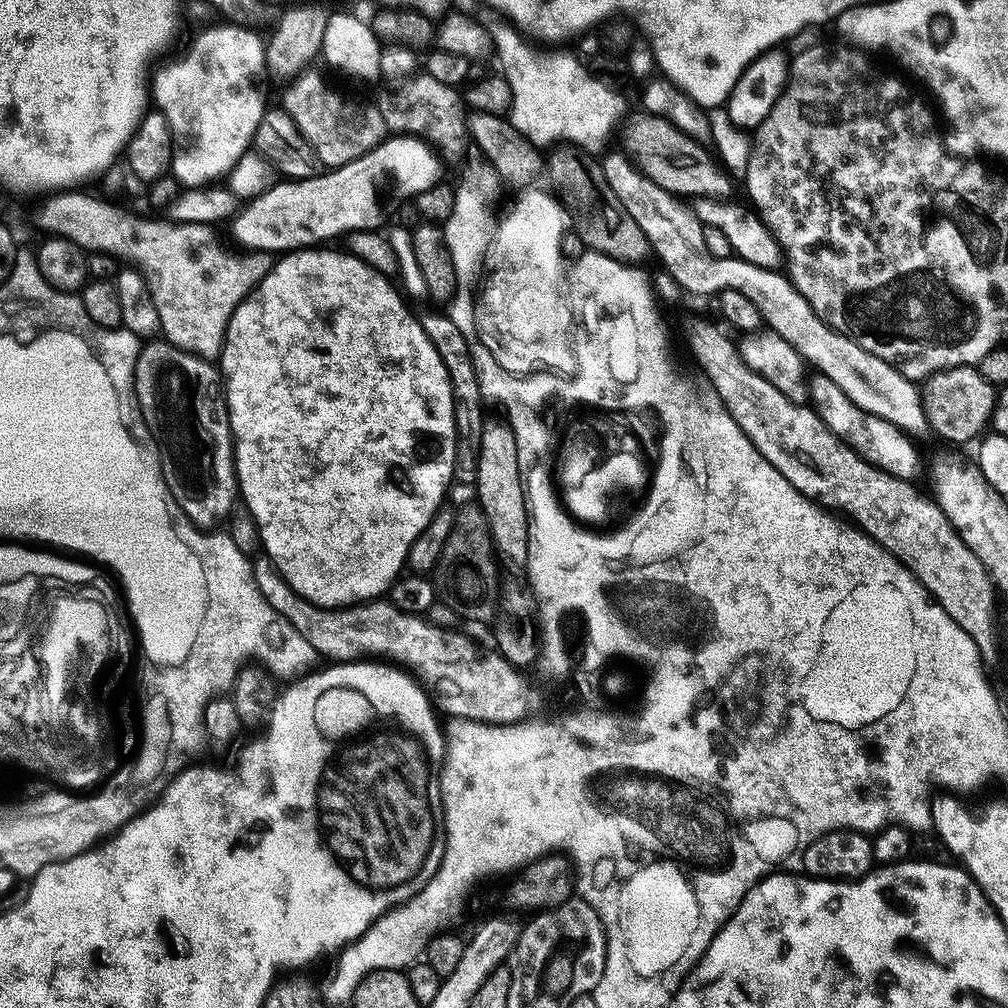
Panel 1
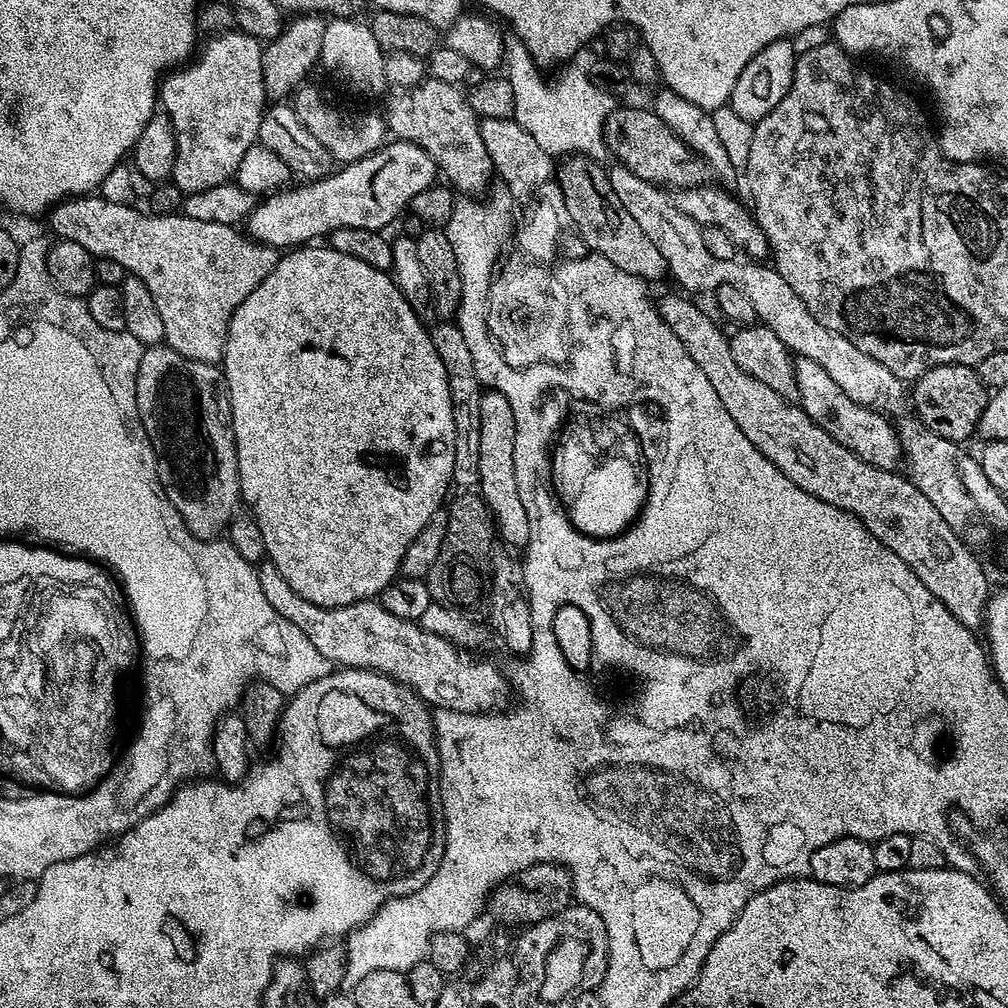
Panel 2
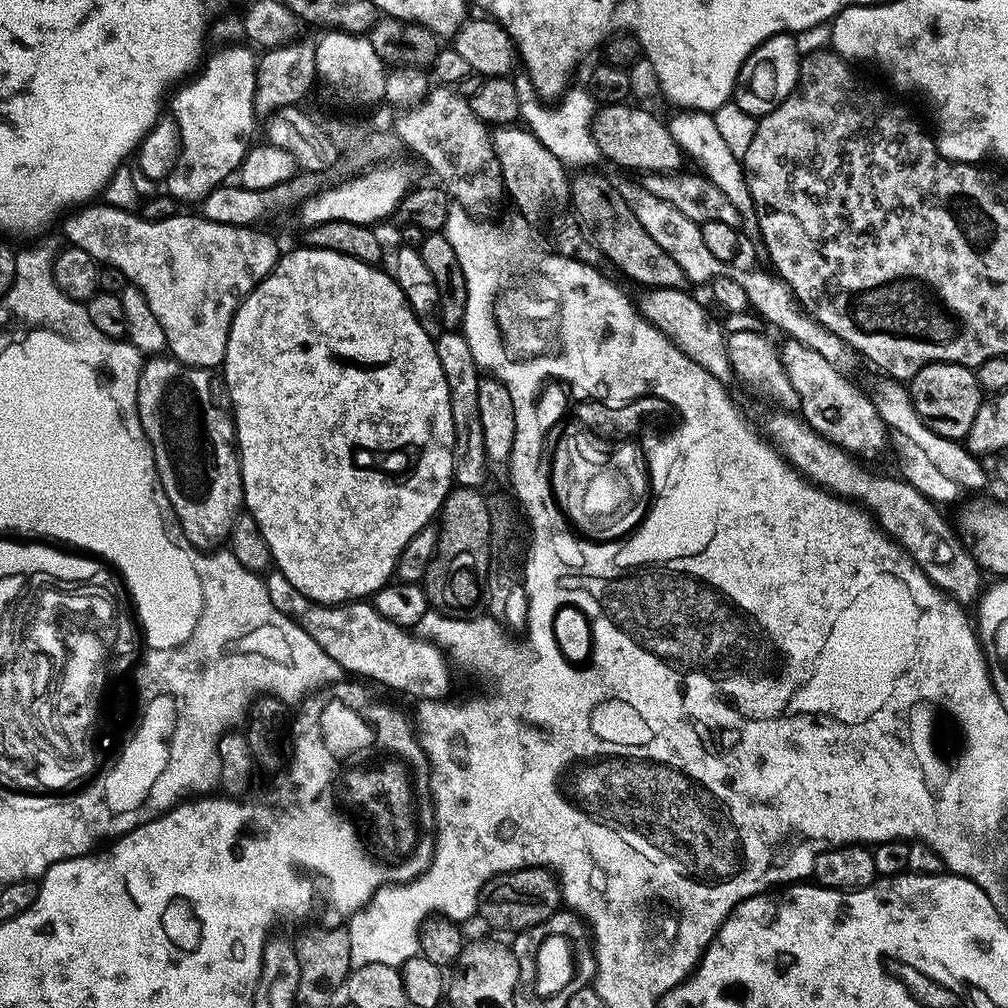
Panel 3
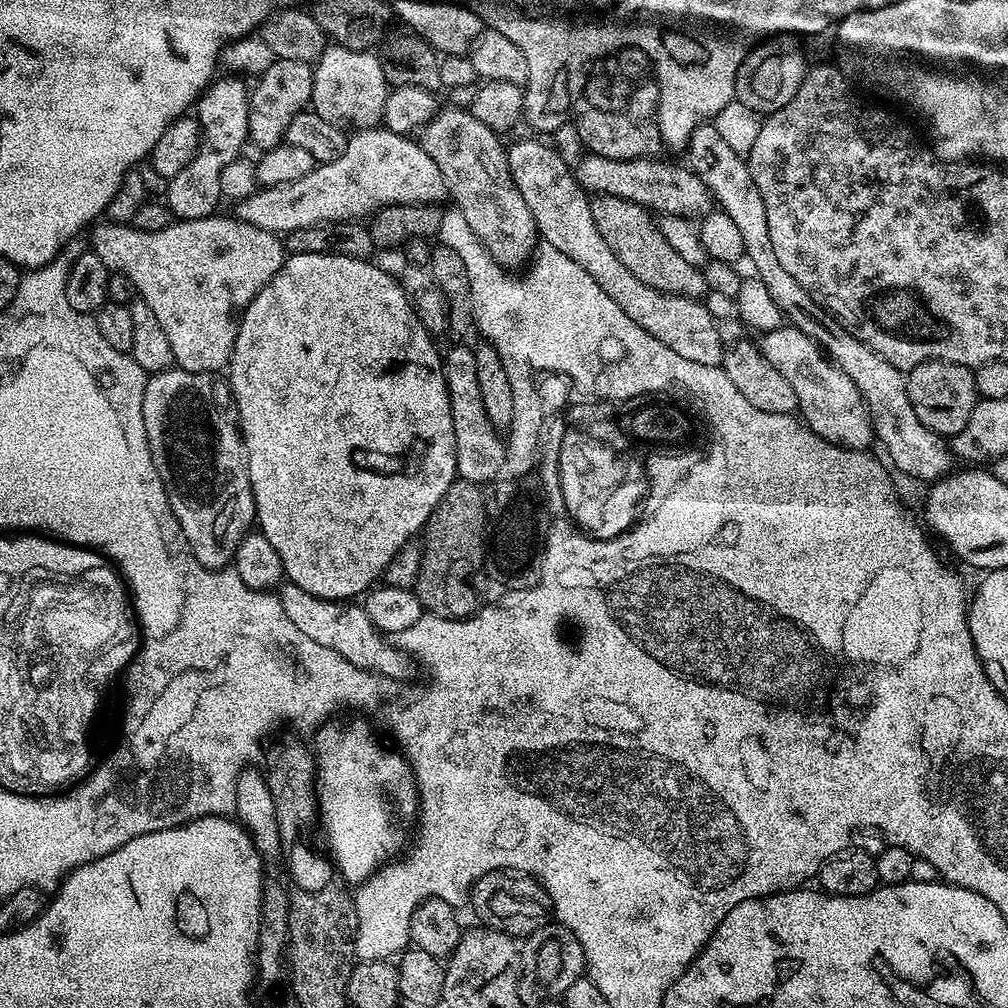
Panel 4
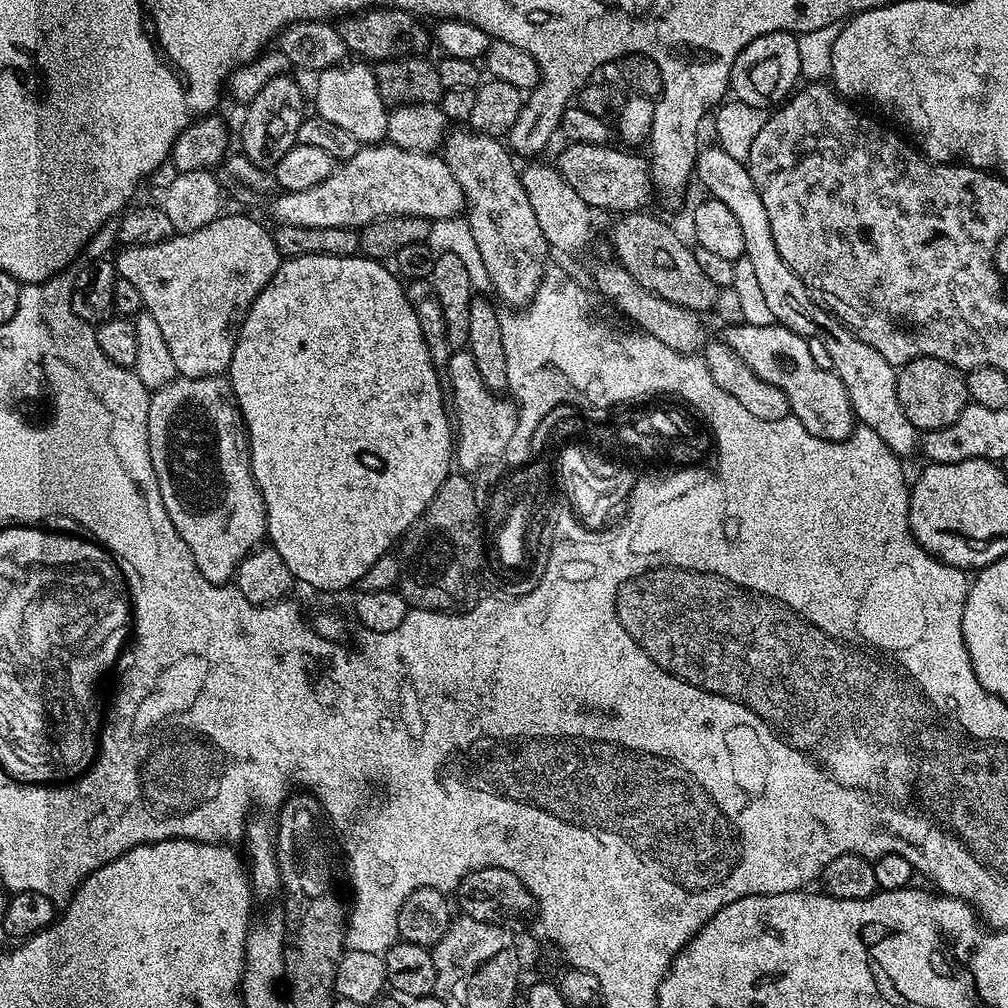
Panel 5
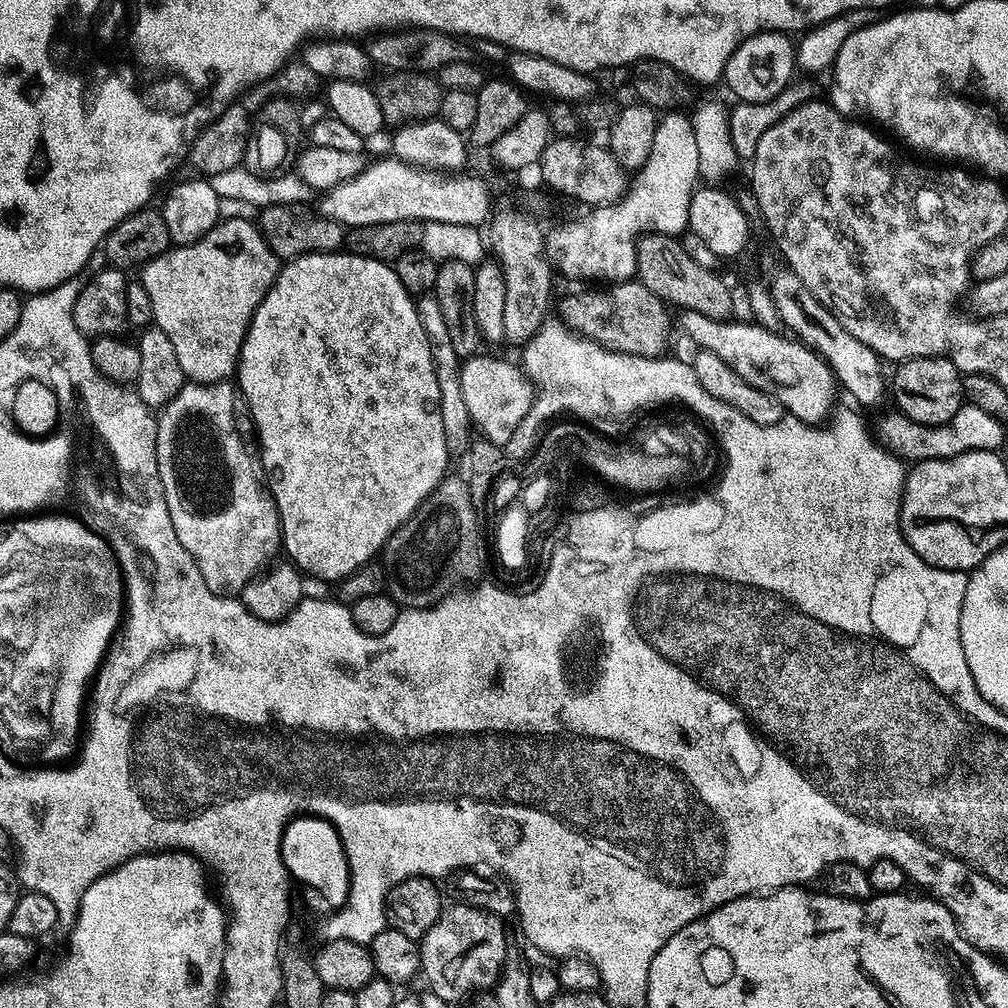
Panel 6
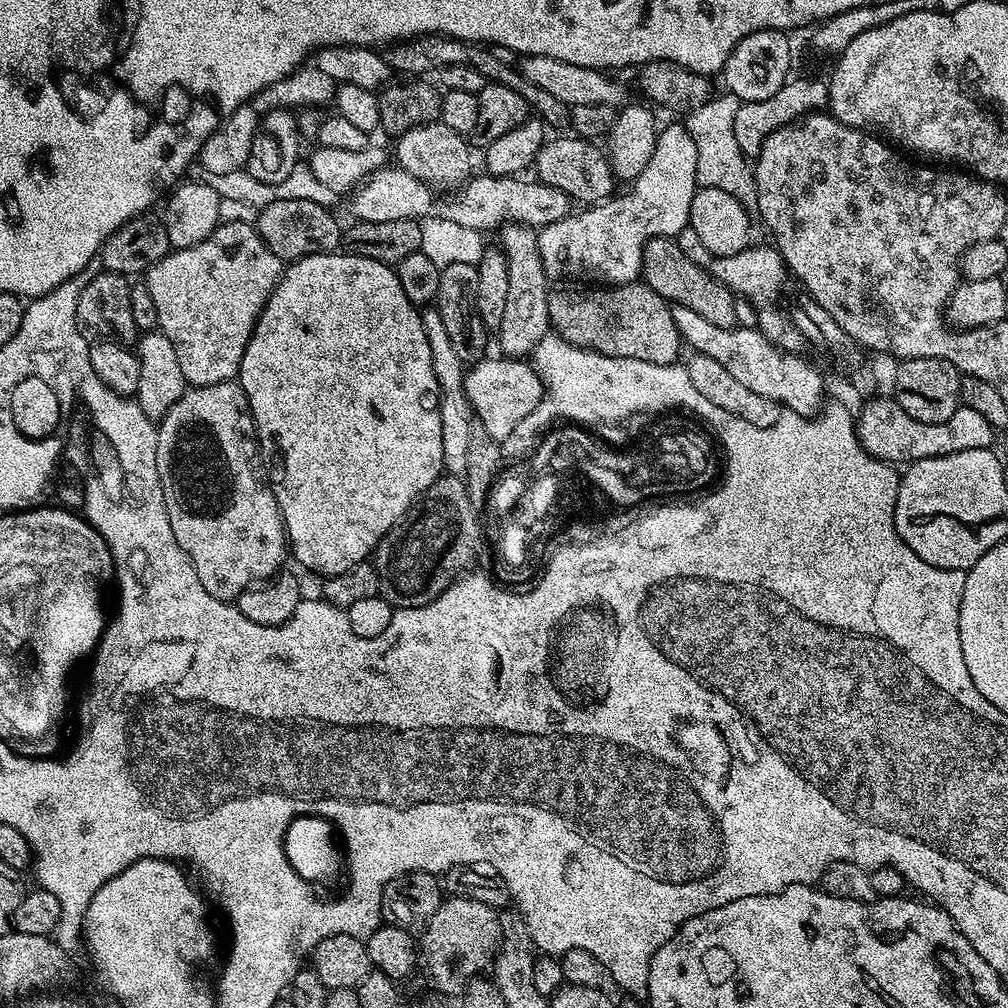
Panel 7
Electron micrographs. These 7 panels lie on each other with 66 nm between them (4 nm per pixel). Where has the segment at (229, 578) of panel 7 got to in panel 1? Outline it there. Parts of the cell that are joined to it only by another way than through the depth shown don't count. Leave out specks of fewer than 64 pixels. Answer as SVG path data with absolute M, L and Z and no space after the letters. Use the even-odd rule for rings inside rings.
M152 338L141 347L134 374L132 388L136 392L136 404L140 407L140 416L148 427L151 443L160 453L160 472L164 475L170 494L178 506L187 514L192 523L205 529L211 529L220 519L231 513L238 500L236 483L236 461L234 459L234 441L232 428L228 424L228 405L222 391L222 376L215 363L193 356L175 348L163 338Z

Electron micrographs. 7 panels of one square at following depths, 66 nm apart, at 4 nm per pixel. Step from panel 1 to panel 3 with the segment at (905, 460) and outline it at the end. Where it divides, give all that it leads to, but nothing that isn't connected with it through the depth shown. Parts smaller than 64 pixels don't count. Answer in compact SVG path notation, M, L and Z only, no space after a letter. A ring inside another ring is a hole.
M785 339L783 343L784 345L782 343L779 345L778 353L790 382L794 382L794 390L798 390L800 395L799 411L804 412L803 423L809 424L822 439L828 440L831 444L837 444L839 448L849 454L855 454L861 461L869 462L868 460L874 459L883 448L886 448L886 441L890 436L878 414L875 399L869 393L867 396L858 385L851 384L839 372L839 367L826 362L826 358L822 358L822 354L818 354L818 350L810 350L810 346L804 346L797 340Z

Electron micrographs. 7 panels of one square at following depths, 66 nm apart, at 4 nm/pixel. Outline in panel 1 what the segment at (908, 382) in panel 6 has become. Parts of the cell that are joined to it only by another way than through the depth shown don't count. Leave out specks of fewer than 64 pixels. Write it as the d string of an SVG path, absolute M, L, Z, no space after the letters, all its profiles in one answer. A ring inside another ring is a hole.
M965 366L944 368L929 376L923 381L920 401L924 404L928 426L933 433L937 432L942 439L949 440L952 444L968 444L989 427L997 395L997 385L986 382L979 367Z

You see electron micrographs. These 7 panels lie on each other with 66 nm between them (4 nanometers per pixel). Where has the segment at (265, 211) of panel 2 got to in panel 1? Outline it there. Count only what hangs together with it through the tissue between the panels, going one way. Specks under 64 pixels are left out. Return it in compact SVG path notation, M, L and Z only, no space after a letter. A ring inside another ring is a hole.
M392 134L377 148L341 168L273 183L261 196L249 199L231 217L232 236L244 250L287 254L332 242L335 236L376 230L399 200L411 201L441 183L441 153L428 140L413 134Z

